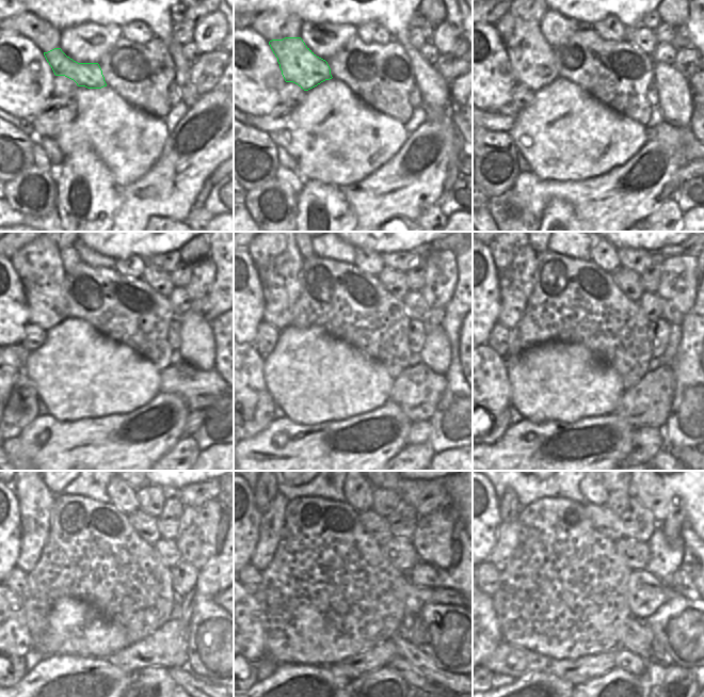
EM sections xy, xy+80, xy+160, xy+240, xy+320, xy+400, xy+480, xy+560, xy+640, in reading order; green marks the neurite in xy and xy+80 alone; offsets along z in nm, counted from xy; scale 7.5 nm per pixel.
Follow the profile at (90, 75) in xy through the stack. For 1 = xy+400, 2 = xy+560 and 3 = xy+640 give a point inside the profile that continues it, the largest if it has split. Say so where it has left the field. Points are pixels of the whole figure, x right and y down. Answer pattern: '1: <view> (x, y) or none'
1: xy+400 (514, 258)
2: xy+560 (272, 522)
3: xy+640 (508, 536)

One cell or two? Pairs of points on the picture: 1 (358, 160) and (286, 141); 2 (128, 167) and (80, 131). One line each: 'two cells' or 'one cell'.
1: one cell
2: one cell

